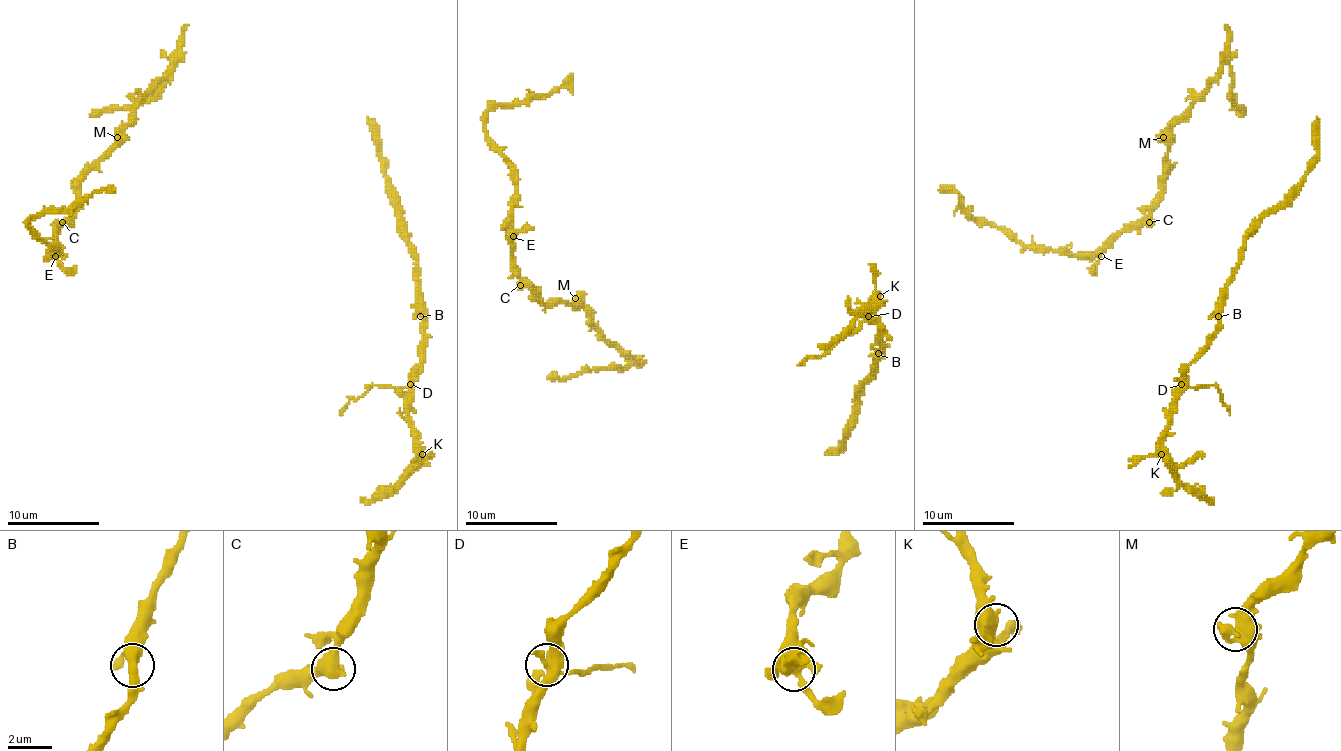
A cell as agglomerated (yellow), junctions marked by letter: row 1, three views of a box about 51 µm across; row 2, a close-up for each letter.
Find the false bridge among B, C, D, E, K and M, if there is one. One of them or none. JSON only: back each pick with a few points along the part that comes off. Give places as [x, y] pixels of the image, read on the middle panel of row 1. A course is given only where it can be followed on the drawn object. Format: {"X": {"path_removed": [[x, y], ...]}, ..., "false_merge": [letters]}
{"D": {"path_removed": [[868, 317], [823, 356], [809, 356], [797, 365]]}, "false_merge": ["D"]}

